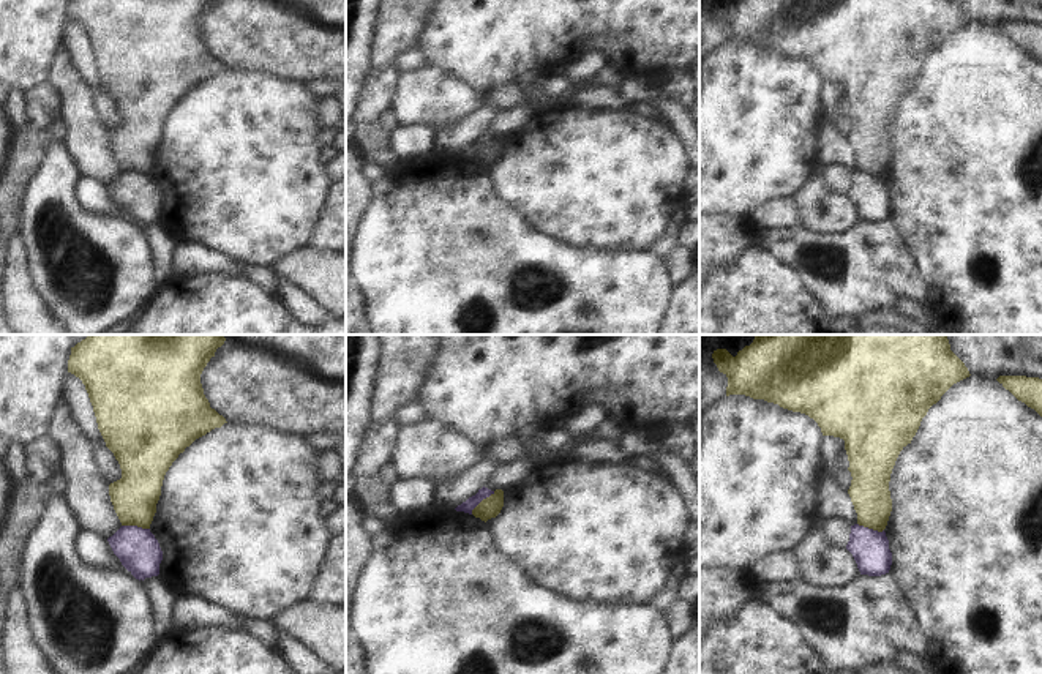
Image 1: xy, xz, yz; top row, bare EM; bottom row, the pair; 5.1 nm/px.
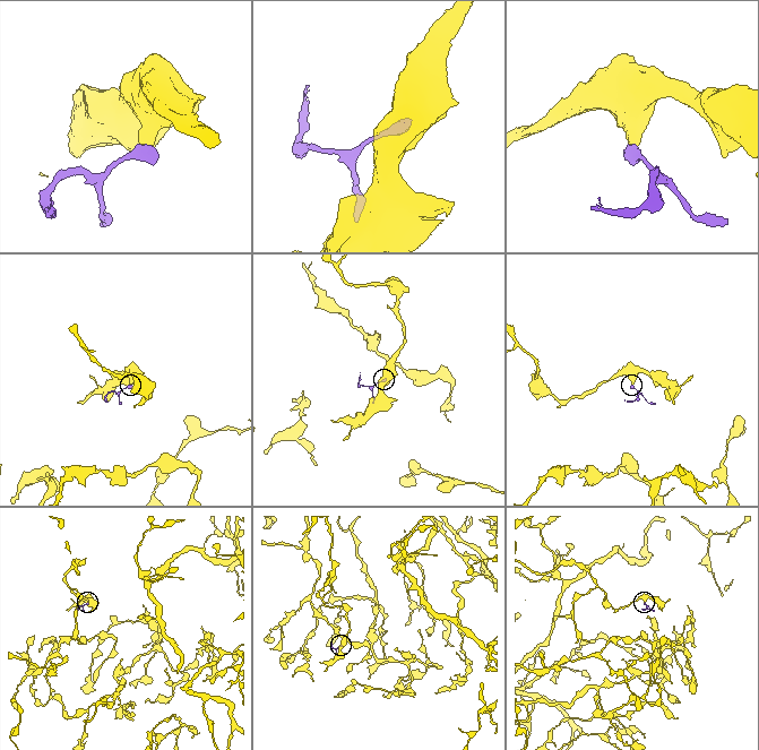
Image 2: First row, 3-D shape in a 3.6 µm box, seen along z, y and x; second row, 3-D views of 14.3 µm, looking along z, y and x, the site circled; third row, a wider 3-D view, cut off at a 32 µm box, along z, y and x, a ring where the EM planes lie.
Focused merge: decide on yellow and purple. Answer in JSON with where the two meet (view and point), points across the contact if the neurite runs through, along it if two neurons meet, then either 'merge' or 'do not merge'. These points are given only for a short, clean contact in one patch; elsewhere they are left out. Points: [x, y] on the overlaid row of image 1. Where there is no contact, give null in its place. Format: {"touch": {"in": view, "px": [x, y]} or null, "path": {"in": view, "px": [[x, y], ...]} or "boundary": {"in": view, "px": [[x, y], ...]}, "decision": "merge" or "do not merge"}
{"touch": {"in": "xy", "px": [136, 524]}, "boundary": {"in": "xy", "px": [[122, 524], [136, 524], [149, 529]]}, "decision": "do not merge"}

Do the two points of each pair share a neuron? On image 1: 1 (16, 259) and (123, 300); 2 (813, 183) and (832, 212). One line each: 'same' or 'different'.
1: different
2: same

